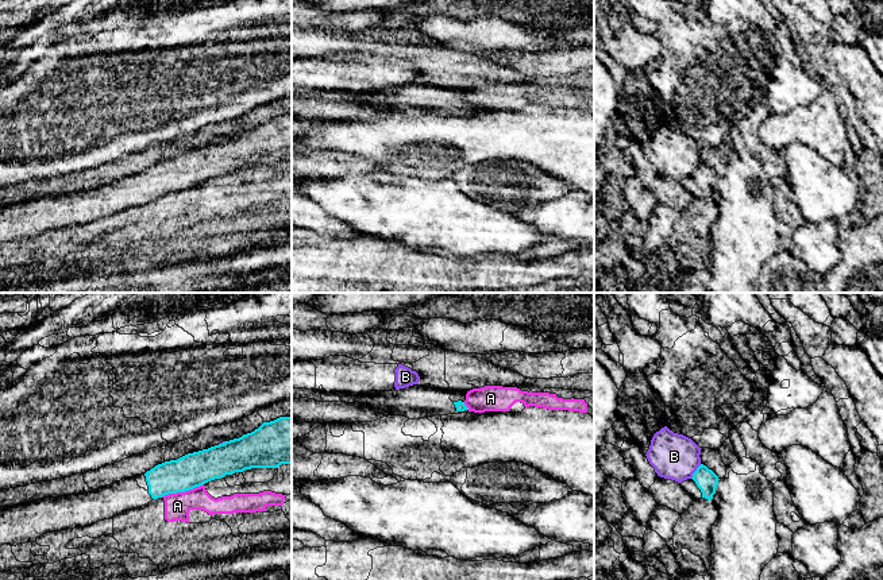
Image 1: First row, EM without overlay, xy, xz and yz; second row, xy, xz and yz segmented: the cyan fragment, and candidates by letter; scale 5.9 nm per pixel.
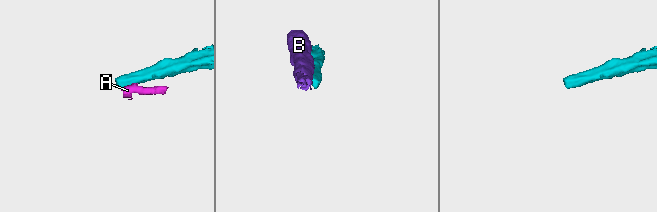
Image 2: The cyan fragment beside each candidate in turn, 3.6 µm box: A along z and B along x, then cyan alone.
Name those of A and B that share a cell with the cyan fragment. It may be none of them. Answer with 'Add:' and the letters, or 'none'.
Add: none

